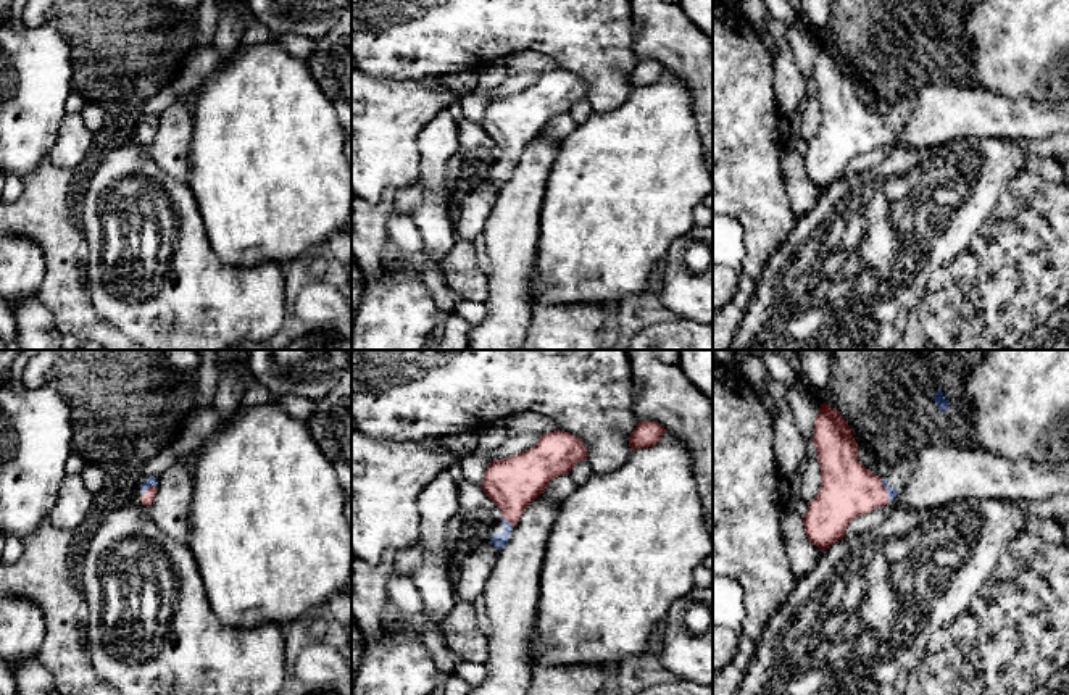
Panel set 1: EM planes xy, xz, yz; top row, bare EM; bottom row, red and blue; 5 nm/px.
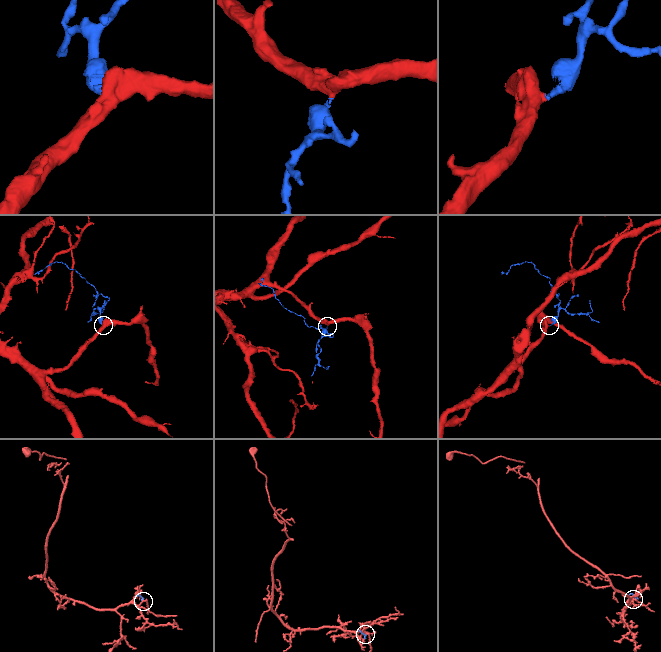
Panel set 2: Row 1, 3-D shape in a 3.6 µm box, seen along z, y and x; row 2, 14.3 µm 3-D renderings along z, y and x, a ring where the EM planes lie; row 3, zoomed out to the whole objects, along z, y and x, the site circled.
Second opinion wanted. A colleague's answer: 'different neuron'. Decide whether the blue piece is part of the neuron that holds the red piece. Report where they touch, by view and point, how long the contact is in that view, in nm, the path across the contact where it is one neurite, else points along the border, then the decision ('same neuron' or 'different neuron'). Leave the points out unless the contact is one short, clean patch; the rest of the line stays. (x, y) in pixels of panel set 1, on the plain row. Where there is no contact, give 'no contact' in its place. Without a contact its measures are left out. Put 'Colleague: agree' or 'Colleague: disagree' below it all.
contact yz (885, 128); length 120 nm; way yz (848, 128), (885, 128), (892, 131); same neuron
Colleague: disagree

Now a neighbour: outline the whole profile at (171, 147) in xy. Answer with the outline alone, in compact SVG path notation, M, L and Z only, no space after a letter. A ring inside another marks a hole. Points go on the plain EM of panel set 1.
M173 103L156 116L156 135L150 147L152 160L169 177L187 182L190 177L190 150L193 140L192 113Z

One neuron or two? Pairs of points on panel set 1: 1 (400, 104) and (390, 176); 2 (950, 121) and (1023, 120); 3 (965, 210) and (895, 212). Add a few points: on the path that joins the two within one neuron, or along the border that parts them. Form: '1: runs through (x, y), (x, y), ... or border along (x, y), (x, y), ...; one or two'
1: runs through (390, 121), (390, 158); one
2: runs through (968, 120), (1005, 120); one
3: runs through (947, 212), (913, 212); one

